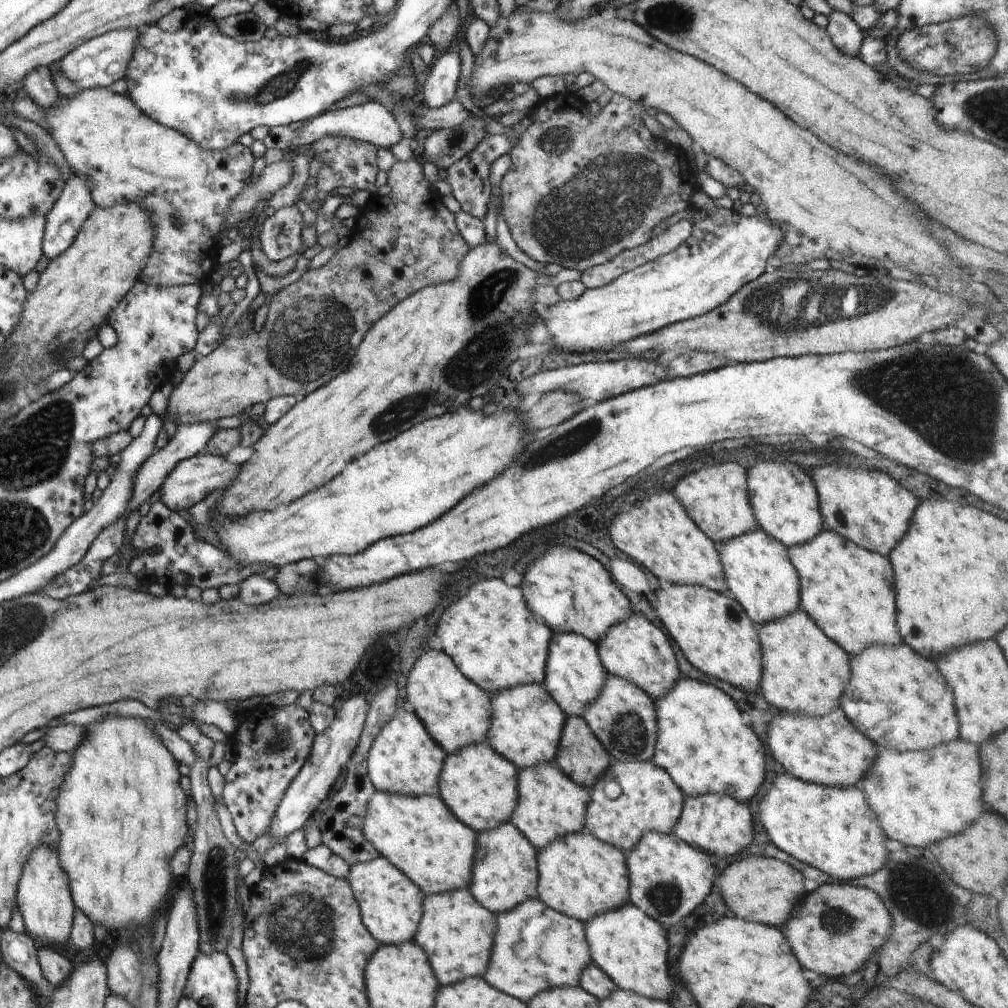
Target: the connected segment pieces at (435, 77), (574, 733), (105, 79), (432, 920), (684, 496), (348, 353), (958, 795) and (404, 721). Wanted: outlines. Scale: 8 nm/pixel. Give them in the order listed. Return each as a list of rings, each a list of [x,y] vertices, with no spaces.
[[[451,49],[451,52],[444,52],[432,63],[425,84],[421,87],[420,99],[431,109],[439,109],[456,98],[461,60],[457,49]]]
[[[566,717],[554,762],[565,775],[568,775],[570,780],[591,789],[595,782],[610,768],[611,760],[612,756],[602,746],[602,743],[588,726],[584,717]]]
[[[126,29],[110,31],[100,37],[94,37],[90,41],[77,46],[72,52],[57,62],[57,70],[64,78],[75,83],[81,89],[108,88],[113,82],[124,79],[128,72],[130,60],[133,58],[134,49],[140,40],[141,30]]]
[[[468,888],[425,895],[423,913],[414,942],[426,953],[437,981],[441,985],[453,985],[468,977],[483,977],[487,971],[497,926],[495,914],[484,908]]]
[[[735,462],[704,466],[702,470],[682,478],[676,484],[674,492],[696,526],[718,546],[758,529],[757,520],[749,501],[747,466],[742,468],[742,464]]]
[[[418,155],[409,161],[392,161],[390,170],[387,172],[387,183],[392,189],[391,192],[388,195],[372,193],[366,205],[360,208],[359,214],[356,216],[355,230],[349,236],[348,245],[338,250],[326,264],[306,271],[294,283],[274,293],[271,303],[261,313],[260,320],[256,325],[256,327],[260,326],[261,331],[255,331],[254,329],[247,337],[230,334],[224,342],[218,345],[216,350],[196,360],[192,368],[185,372],[183,380],[173,388],[165,414],[161,416],[162,420],[167,416],[177,425],[191,425],[194,423],[205,423],[206,421],[216,422],[226,416],[240,416],[247,408],[251,408],[257,402],[267,403],[271,398],[281,394],[295,396],[297,401],[302,400],[306,394],[310,394],[316,388],[324,386],[328,380],[332,380],[336,374],[344,372],[350,366],[365,332],[370,330],[370,327],[380,317],[383,317],[390,309],[393,309],[401,300],[407,299],[412,293],[416,293],[424,287],[455,281],[459,275],[459,266],[462,259],[468,254],[470,246],[458,230],[455,223],[455,214],[442,203],[442,194],[438,190],[430,189],[430,184],[423,174],[422,167],[422,159]]]
[[[953,740],[946,745],[923,751],[898,752],[879,747],[877,759],[858,785],[864,792],[870,808],[876,813],[886,836],[909,847],[928,848],[929,844],[960,834],[972,826],[982,814],[982,784],[980,784],[980,760],[978,746]]]
[[[406,705],[374,739],[367,758],[368,776],[376,791],[408,796],[440,797],[439,778],[447,752],[428,734],[422,721]]]

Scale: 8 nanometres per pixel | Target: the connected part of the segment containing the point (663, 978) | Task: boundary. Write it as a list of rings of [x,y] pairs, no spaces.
[[[628,902],[615,911],[595,916],[586,922],[585,933],[593,963],[600,967],[618,988],[649,999],[669,1000],[673,990],[667,963],[669,946],[666,928],[659,922]]]

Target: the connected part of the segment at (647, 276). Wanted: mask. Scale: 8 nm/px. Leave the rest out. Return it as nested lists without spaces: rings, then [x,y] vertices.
[[[736,215],[731,223],[717,225],[712,219],[705,218],[693,224],[690,236],[678,248],[661,254],[658,258],[630,269],[628,272],[615,278],[610,284],[595,289],[586,289],[576,300],[561,300],[546,308],[546,316],[536,312],[527,322],[525,330],[528,343],[551,343],[560,349],[583,349],[604,351],[605,348],[614,348],[618,344],[626,344],[632,338],[642,334],[660,330],[664,326],[682,322],[694,317],[702,316],[717,306],[724,304],[738,289],[765,270],[768,270],[766,261],[776,254],[783,234],[778,225],[770,223],[759,216],[746,218]]]

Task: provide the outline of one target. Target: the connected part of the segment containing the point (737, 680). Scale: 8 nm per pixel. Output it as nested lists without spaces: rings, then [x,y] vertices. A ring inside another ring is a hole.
[[[662,582],[660,586],[660,589],[654,592],[656,614],[664,624],[664,628],[668,630],[672,642],[678,644],[688,662],[705,675],[726,681],[747,693],[760,692],[763,664],[759,631],[738,601],[729,593],[711,591],[700,585]]]

